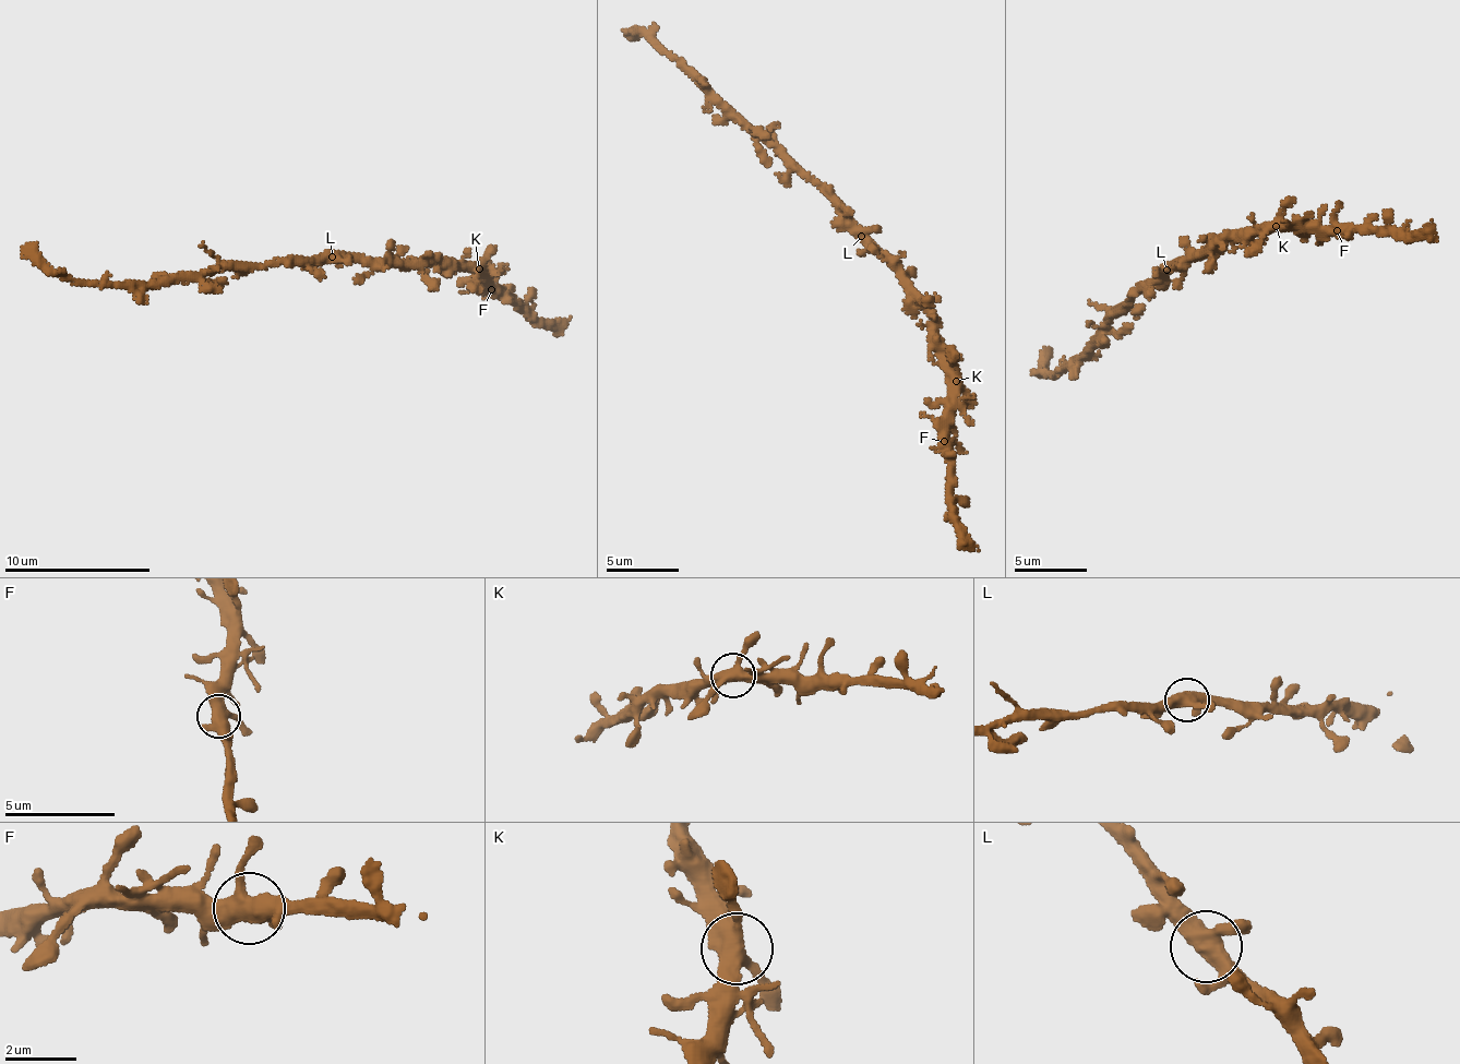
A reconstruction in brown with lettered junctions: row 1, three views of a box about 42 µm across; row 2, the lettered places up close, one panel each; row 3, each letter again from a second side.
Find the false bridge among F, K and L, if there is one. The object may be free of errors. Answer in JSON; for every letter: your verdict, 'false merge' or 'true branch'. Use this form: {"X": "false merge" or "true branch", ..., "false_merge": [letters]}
{"F": "true branch", "K": "true branch", "L": "true branch", "false_merge": []}

